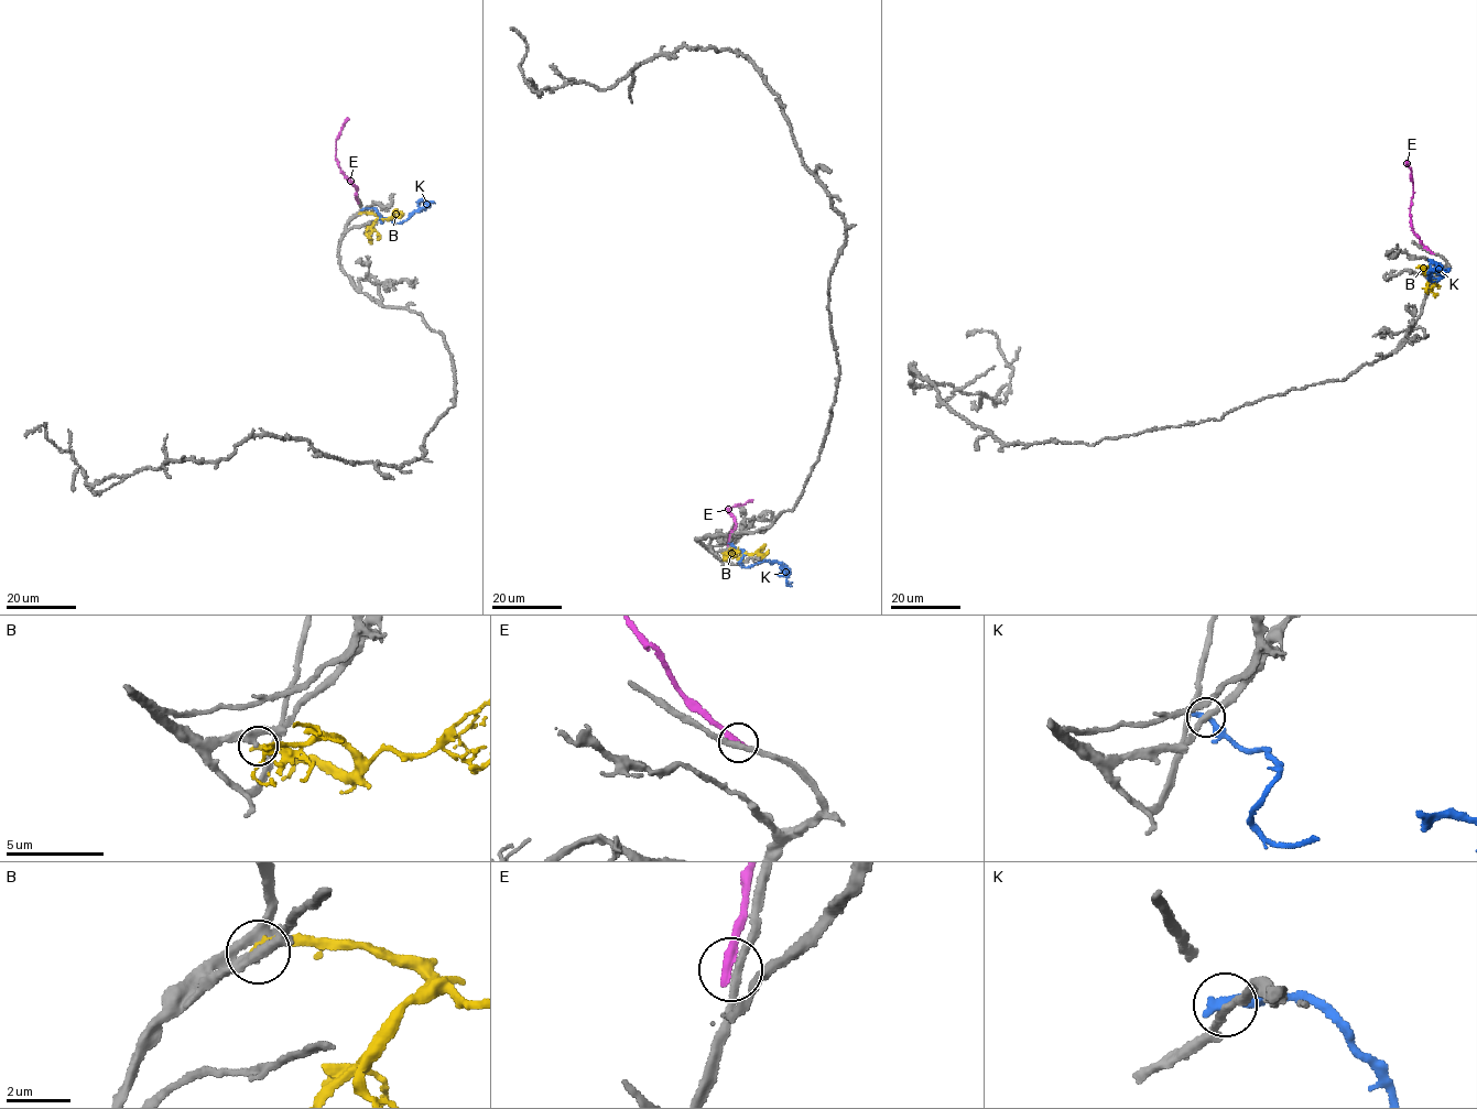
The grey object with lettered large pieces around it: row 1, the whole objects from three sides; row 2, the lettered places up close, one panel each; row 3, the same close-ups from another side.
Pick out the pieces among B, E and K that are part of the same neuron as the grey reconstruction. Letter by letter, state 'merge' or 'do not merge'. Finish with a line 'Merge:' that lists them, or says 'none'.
B: do not merge
E: do not merge
K: do not merge
Merge: none

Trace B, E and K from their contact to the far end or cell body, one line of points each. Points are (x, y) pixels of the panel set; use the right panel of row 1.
B: (1439, 265), (1430, 278), (1435, 297)
E: (1432, 252), (1410, 224), (1412, 183), (1405, 162)
K: (1430, 260), (1431, 275), (1443, 276), (1434, 282), (1430, 280), (1429, 273), (1445, 270)

